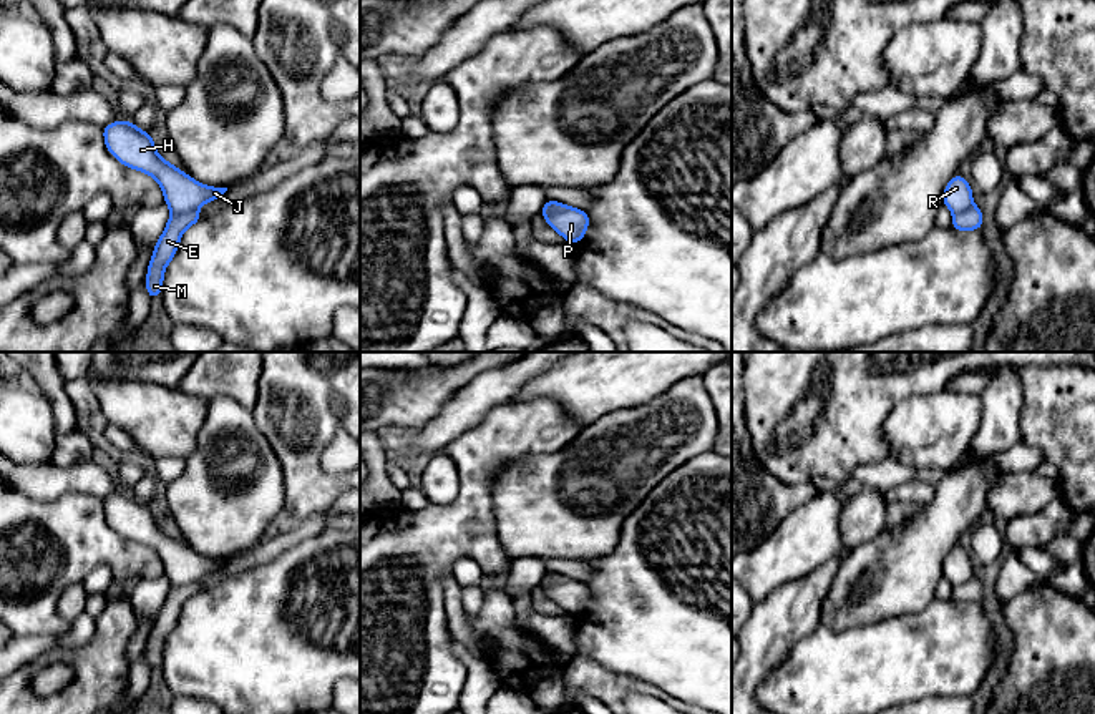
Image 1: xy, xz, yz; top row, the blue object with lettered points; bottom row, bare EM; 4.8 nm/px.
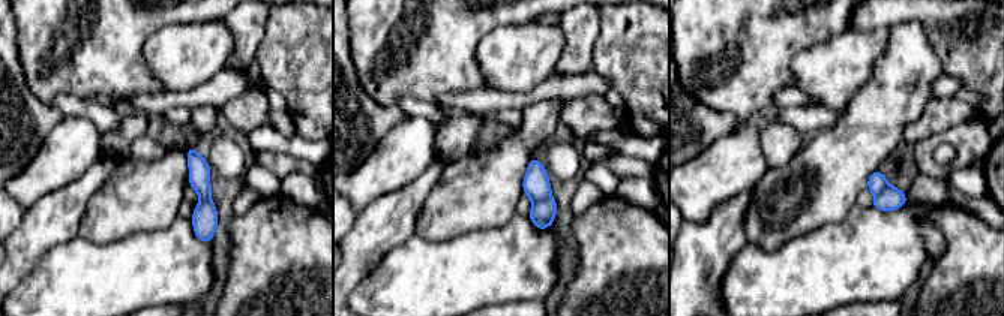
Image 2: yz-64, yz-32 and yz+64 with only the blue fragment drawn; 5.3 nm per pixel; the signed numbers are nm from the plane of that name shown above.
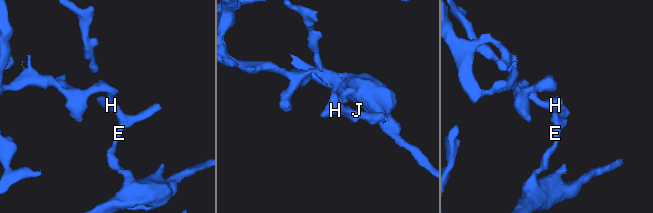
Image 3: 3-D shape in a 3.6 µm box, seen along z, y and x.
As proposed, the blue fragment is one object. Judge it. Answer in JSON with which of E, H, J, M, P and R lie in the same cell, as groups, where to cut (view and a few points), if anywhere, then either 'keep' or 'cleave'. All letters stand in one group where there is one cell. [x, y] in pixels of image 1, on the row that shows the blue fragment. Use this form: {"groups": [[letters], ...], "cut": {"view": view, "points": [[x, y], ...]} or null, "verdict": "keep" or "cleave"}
{"groups": [["E", "M", "P"], ["H", "J", "R"]], "cut": {"view": "xy", "points": [[194, 210], [173, 215]]}, "verdict": "cleave"}

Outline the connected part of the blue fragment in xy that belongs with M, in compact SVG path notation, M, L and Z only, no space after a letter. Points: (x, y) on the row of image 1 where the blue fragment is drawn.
M197 211L171 214L164 232L154 246L148 267L146 289L151 301L163 292L164 269L174 257L182 232L197 221L201 221L201 214Z

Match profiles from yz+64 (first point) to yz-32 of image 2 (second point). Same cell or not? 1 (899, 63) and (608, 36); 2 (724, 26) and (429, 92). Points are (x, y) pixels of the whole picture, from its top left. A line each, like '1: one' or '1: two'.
1: two
2: one

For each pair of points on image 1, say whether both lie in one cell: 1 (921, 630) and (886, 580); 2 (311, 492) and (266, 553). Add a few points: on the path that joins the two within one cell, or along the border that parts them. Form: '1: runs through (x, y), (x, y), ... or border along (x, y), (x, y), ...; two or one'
1: border along (934, 596), (918, 613), (903, 613), (871, 623); two
2: border along (321, 513), (296, 522), (282, 522); two

